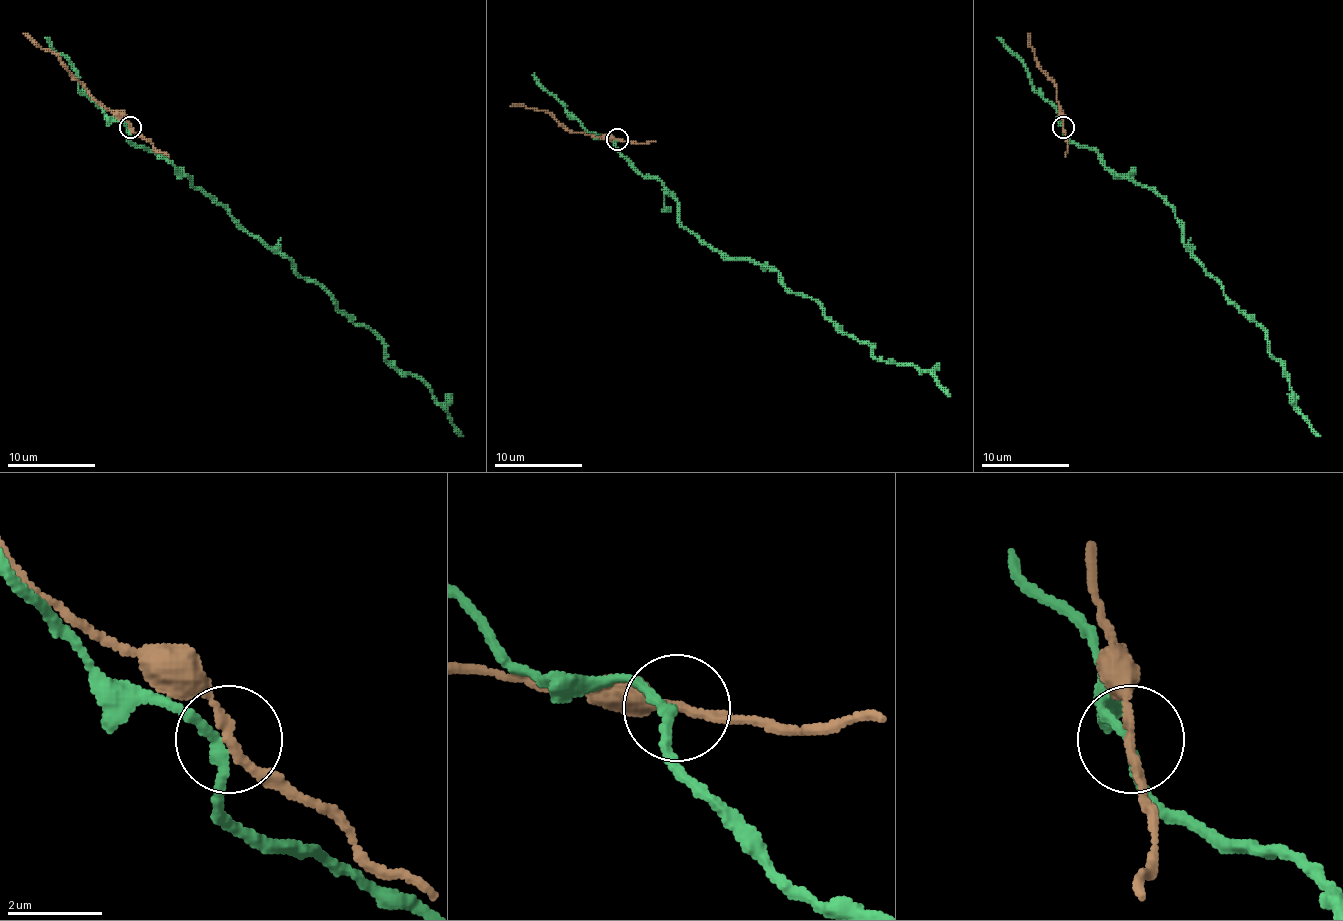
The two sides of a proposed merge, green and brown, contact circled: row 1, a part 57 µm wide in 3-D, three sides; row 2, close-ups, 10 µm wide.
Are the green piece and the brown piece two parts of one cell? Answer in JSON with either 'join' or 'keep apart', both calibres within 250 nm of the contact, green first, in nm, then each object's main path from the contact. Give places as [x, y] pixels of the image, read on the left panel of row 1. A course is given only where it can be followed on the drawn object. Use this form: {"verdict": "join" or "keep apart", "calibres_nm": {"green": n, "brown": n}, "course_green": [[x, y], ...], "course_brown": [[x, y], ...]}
{"verdict": "keep apart", "calibres_nm": {"green": 200, "brown": 170}, "course_green": [[129, 128], [133, 143], [168, 161], [366, 326], [390, 363], [415, 374], [463, 436]], "course_brown": [[131, 128], [124, 119], [107, 110], [56, 55], [36, 46], [23, 33]]}

